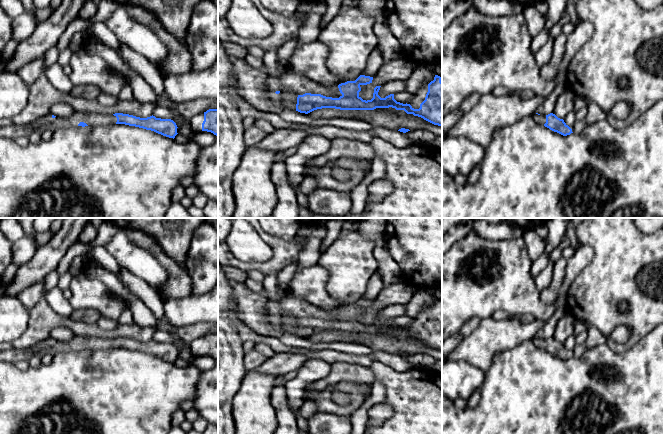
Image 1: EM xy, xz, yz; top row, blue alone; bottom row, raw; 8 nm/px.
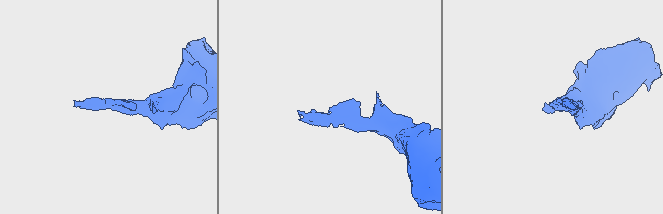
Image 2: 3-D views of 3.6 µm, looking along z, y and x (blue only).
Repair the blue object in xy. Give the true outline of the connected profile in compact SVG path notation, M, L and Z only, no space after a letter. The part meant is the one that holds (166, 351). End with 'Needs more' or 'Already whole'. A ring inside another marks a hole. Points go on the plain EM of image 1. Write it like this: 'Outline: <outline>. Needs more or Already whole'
Outline: M75 335L71 340L68 341L56 341L49 338L47 341L41 343L41 345L45 345L47 342L51 343L51 348L40 350L36 356L42 357L46 353L50 353L54 356L59 353L65 353L77 349L82 351L97 351L100 349L125 348L129 350L143 352L146 354L151 354L173 363L178 358L178 351L173 344L156 342L153 339L147 342L140 342L123 337L106 339L100 337L79 337Z. Needs more

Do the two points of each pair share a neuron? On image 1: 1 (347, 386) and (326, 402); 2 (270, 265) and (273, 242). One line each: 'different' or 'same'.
1: same
2: same

